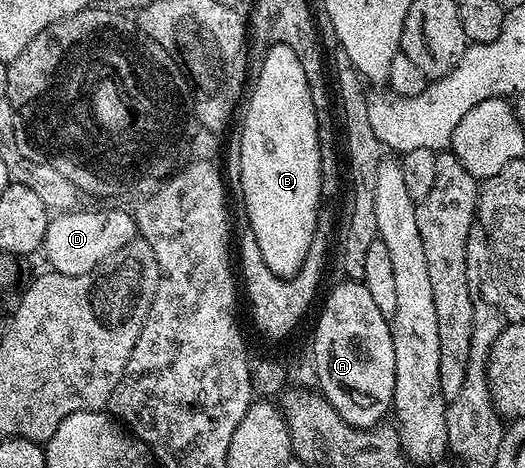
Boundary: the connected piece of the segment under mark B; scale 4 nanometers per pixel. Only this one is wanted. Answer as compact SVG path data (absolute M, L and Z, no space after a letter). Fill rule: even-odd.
M274 43L265 51L268 52L260 63L260 72L257 75L255 72L243 108L244 128L238 131L242 143L242 171L238 191L244 194L244 211L248 214L246 227L257 237L258 249L262 249L266 265L279 279L291 279L300 272L306 261L306 253L316 232L316 214L322 206L318 121L314 101L310 97L310 85L294 49L290 49L290 45Z

